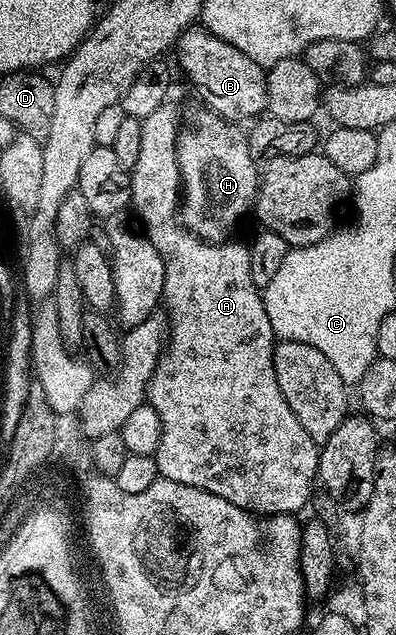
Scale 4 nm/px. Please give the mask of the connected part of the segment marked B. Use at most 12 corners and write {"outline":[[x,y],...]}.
{"outline":[[205,27],[183,30],[178,65],[207,110],[266,113],[266,69]]}

